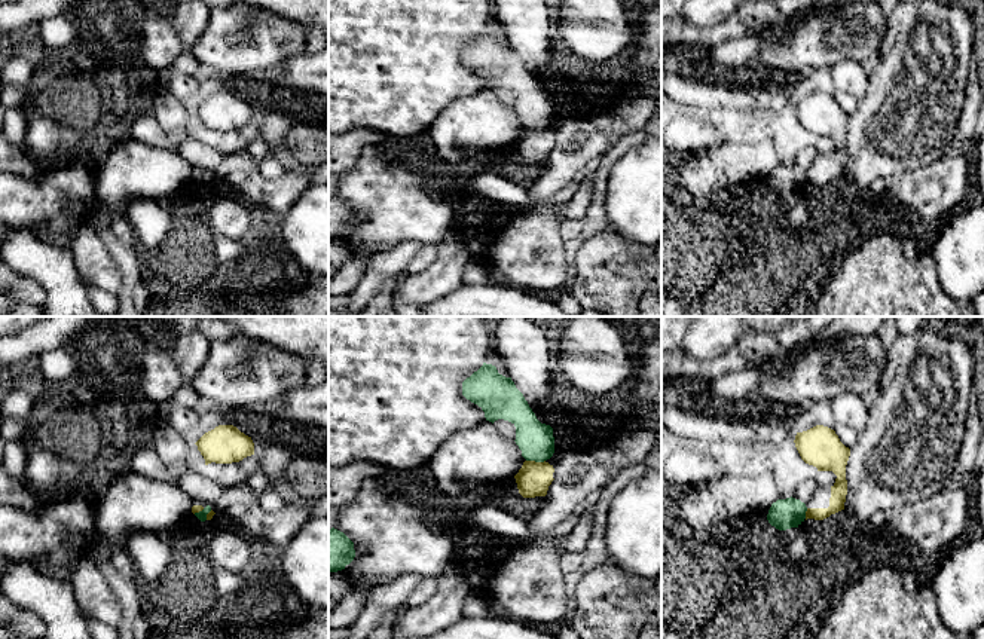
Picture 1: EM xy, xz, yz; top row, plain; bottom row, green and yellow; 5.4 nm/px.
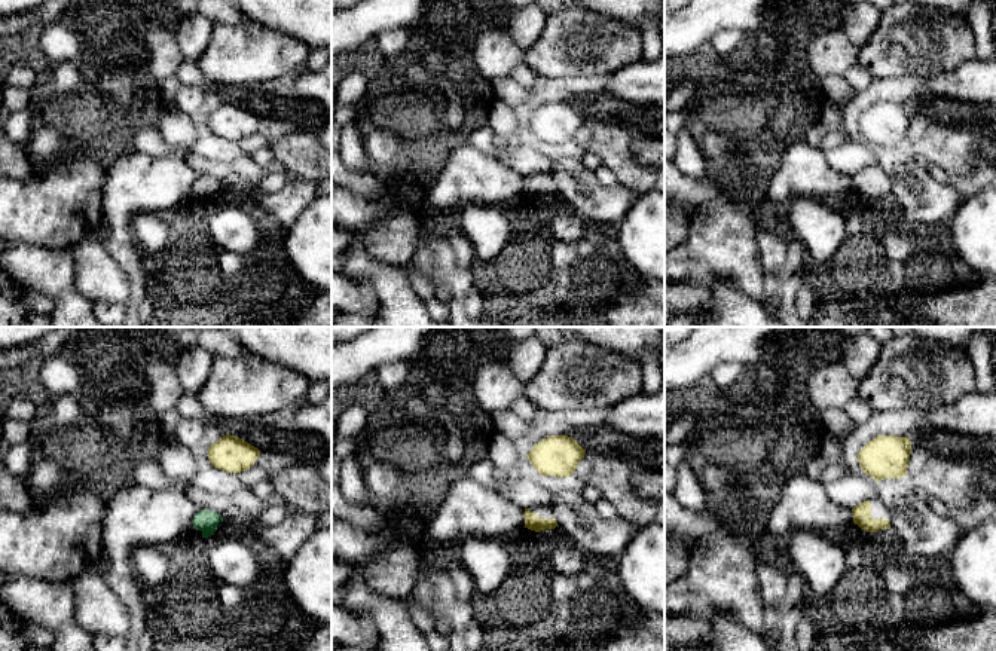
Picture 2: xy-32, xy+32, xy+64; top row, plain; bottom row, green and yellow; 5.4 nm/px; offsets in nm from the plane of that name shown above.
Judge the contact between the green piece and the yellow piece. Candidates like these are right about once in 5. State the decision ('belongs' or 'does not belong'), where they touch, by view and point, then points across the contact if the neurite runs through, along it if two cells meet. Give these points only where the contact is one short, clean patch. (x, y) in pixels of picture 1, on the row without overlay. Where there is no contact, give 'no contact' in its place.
does not belong; meets green in xz at (535, 128); border along xz (526, 127), (544, 128)

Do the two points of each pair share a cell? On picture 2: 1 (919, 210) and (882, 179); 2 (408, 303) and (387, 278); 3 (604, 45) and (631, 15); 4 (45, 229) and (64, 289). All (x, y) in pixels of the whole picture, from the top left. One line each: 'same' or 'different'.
1: different
2: same
3: different
4: different

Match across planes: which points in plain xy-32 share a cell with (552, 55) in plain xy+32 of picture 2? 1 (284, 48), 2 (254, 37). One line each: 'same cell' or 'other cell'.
1: same cell
2: same cell

